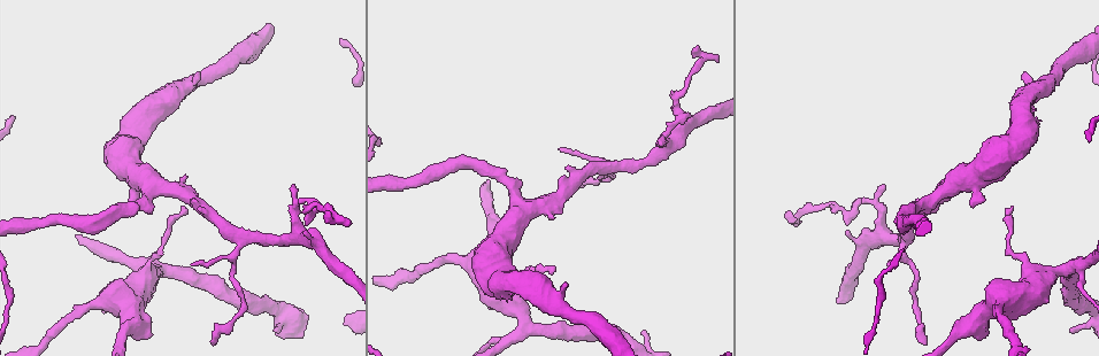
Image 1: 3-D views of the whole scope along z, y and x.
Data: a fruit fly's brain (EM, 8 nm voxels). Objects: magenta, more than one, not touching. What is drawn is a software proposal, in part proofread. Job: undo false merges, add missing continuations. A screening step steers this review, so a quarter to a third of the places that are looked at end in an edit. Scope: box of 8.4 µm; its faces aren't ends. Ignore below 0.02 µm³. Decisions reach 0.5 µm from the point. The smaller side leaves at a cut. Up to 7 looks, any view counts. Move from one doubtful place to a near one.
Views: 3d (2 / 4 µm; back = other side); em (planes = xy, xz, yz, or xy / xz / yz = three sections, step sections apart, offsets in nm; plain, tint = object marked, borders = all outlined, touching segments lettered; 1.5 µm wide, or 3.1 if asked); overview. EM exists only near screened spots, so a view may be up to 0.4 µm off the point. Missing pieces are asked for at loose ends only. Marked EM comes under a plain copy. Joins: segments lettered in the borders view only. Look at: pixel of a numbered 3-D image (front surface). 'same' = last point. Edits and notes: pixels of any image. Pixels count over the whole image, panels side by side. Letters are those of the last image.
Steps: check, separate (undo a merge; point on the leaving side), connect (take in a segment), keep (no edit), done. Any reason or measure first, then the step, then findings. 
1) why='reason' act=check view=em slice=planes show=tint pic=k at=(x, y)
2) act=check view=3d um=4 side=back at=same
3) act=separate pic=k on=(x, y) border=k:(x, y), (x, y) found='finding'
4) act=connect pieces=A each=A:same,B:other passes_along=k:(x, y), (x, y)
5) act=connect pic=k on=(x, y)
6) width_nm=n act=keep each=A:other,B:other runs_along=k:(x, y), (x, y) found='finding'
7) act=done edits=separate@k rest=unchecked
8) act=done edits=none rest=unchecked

why='free end' act=check view=3d um=2 pic=1 at=(276, 329)

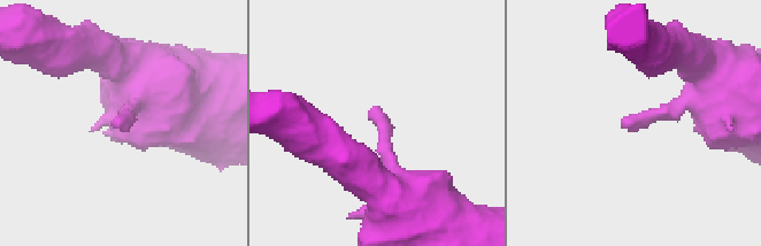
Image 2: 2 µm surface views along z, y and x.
why='now the EM' act=check view=em slice=planes show=borders pic=2 at=(374, 108)

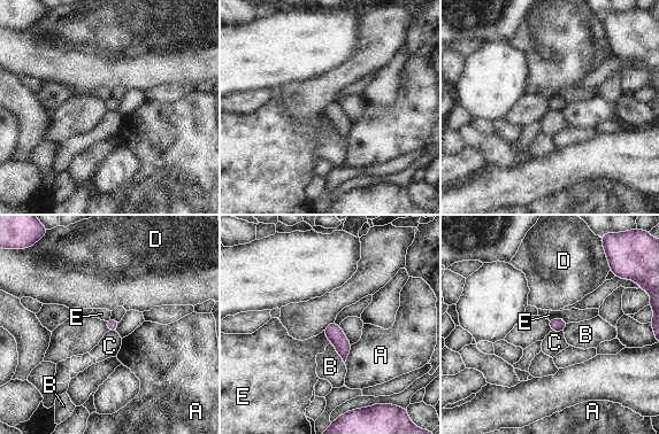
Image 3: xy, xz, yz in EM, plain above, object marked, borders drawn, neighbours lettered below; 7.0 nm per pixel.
act=keep each=A:other,B:other,C:other,D:other,E:other border=3:(549, 319), (565, 319), (568, 323) found='none of them fits'

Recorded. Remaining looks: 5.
why='sudden change in width' act=check view=3d um=4 pic=1 at=(1028, 267)

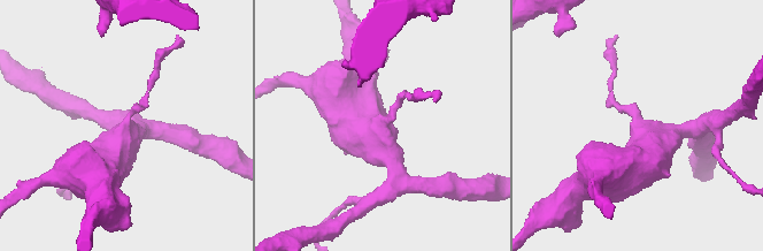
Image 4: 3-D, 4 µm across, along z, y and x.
act=check view=em slice=yz step=4 show=tint pic=4 at=(641, 122)

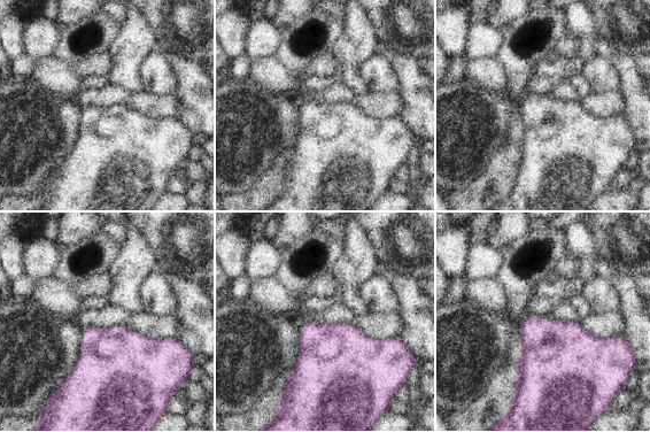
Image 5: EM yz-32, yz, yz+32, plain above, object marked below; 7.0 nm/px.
why='cut it another way' act=check view=em slice=planes show=borders at=same

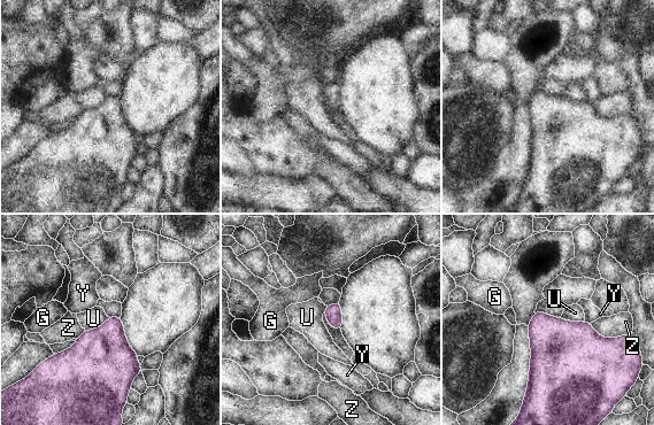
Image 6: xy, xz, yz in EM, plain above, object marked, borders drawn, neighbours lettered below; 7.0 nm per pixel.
longest_contact=Z:300nm act=keep each=G:other,U:other,Y:other,Z:other found='all the same cell'

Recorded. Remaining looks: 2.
why='an open end' act=check view=3d um=4 pic=1 at=(191, 264)

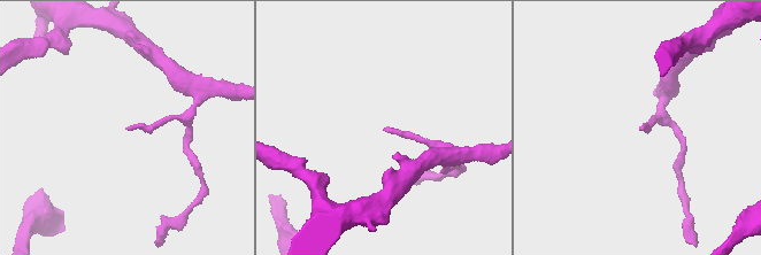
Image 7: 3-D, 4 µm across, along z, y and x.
act=check view=em slice=planes show=borders pic=7 at=(127, 127)

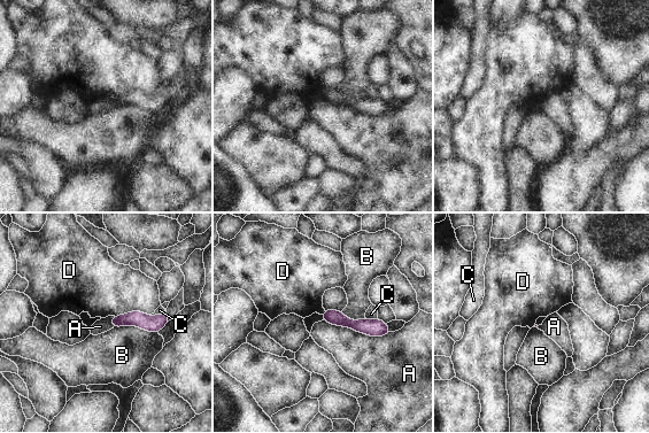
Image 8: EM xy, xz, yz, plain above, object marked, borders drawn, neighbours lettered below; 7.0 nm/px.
act=keep each=A:other,B:other,C:other,D:other runs_along=8:(325, 316), (386, 331) found='none of them fits'

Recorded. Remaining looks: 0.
act=done edits=none rest=unchecked

